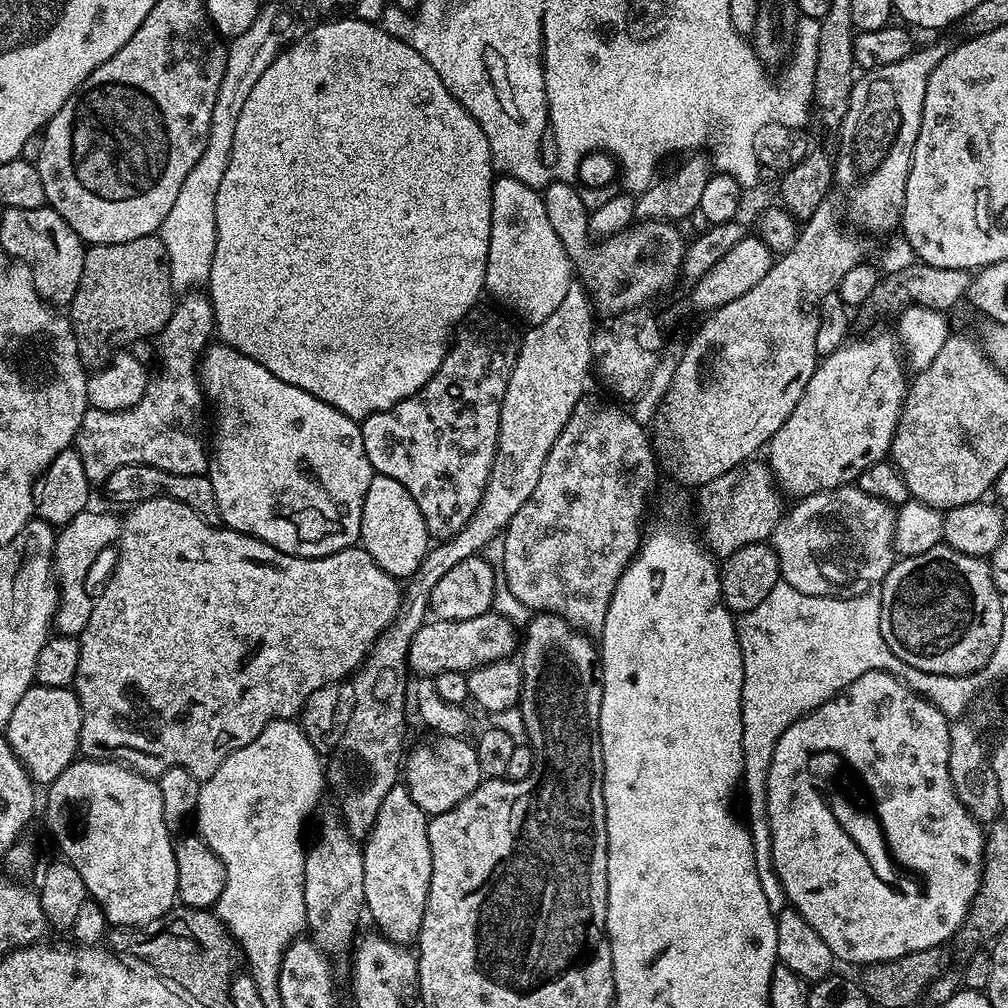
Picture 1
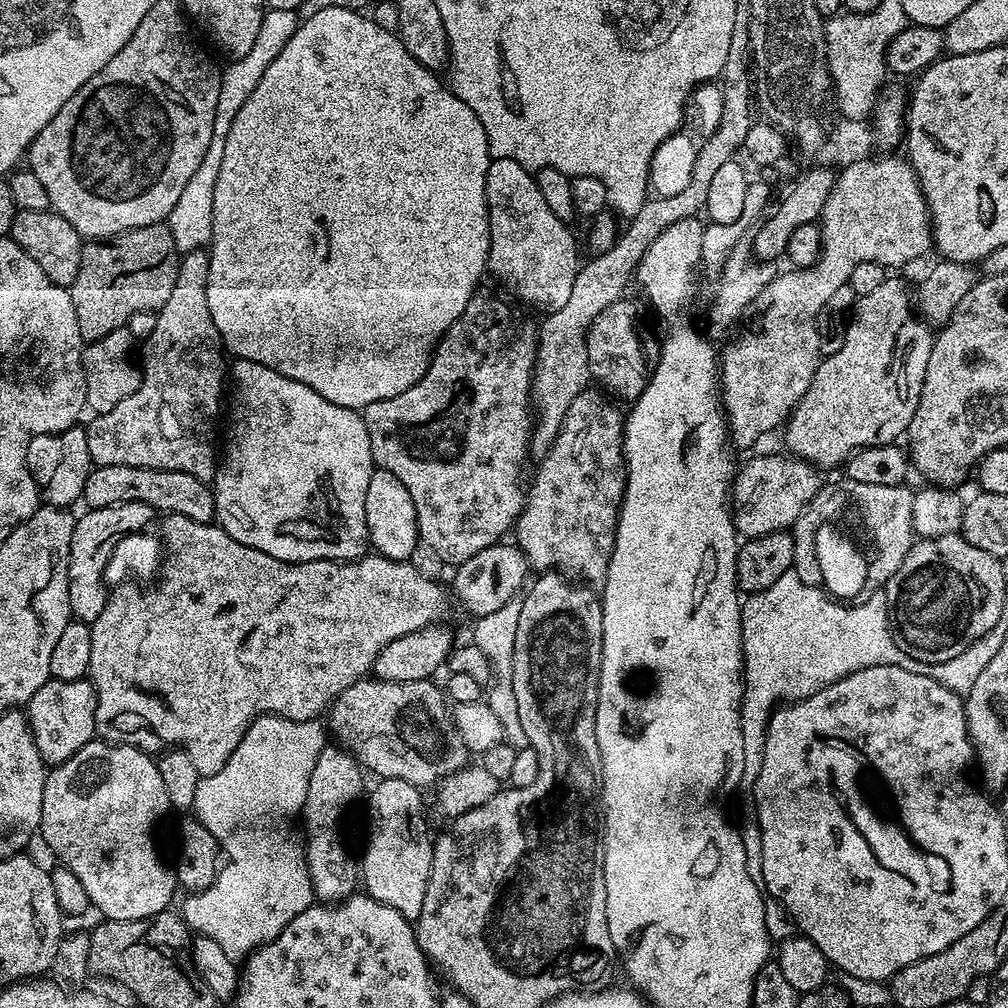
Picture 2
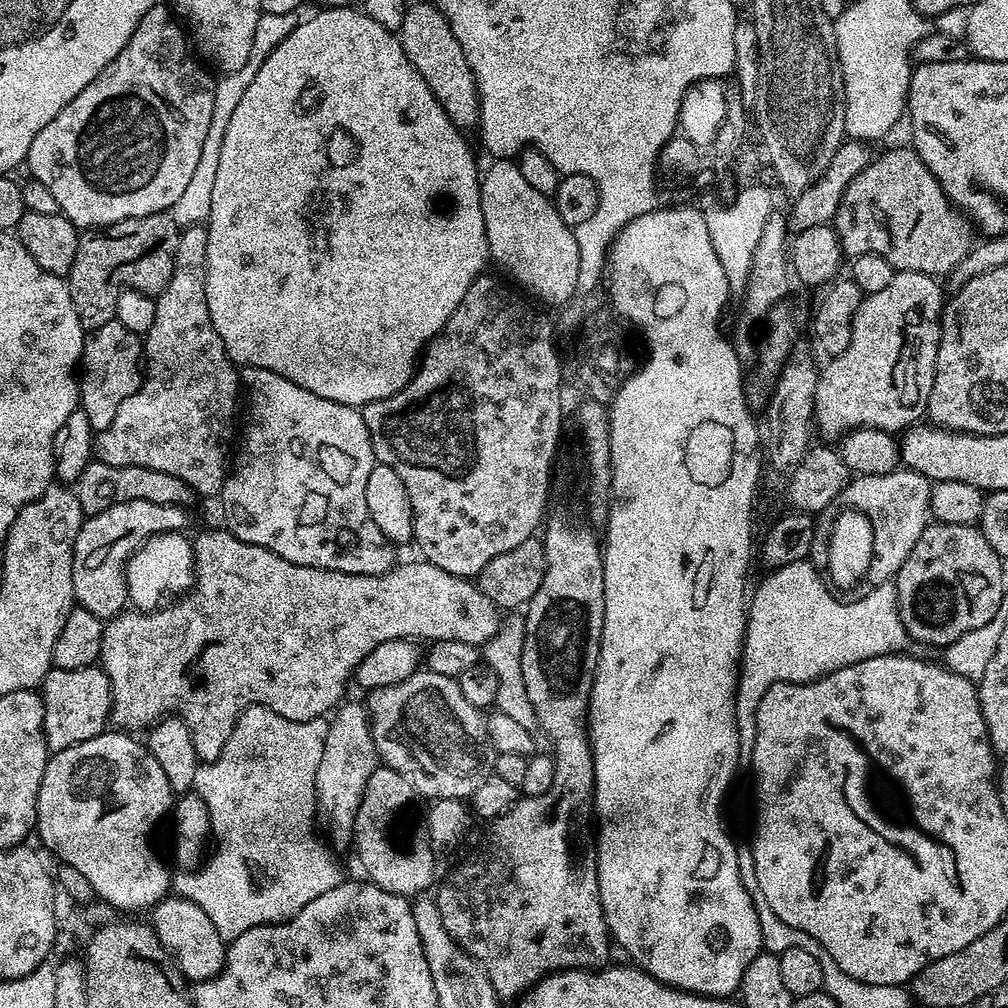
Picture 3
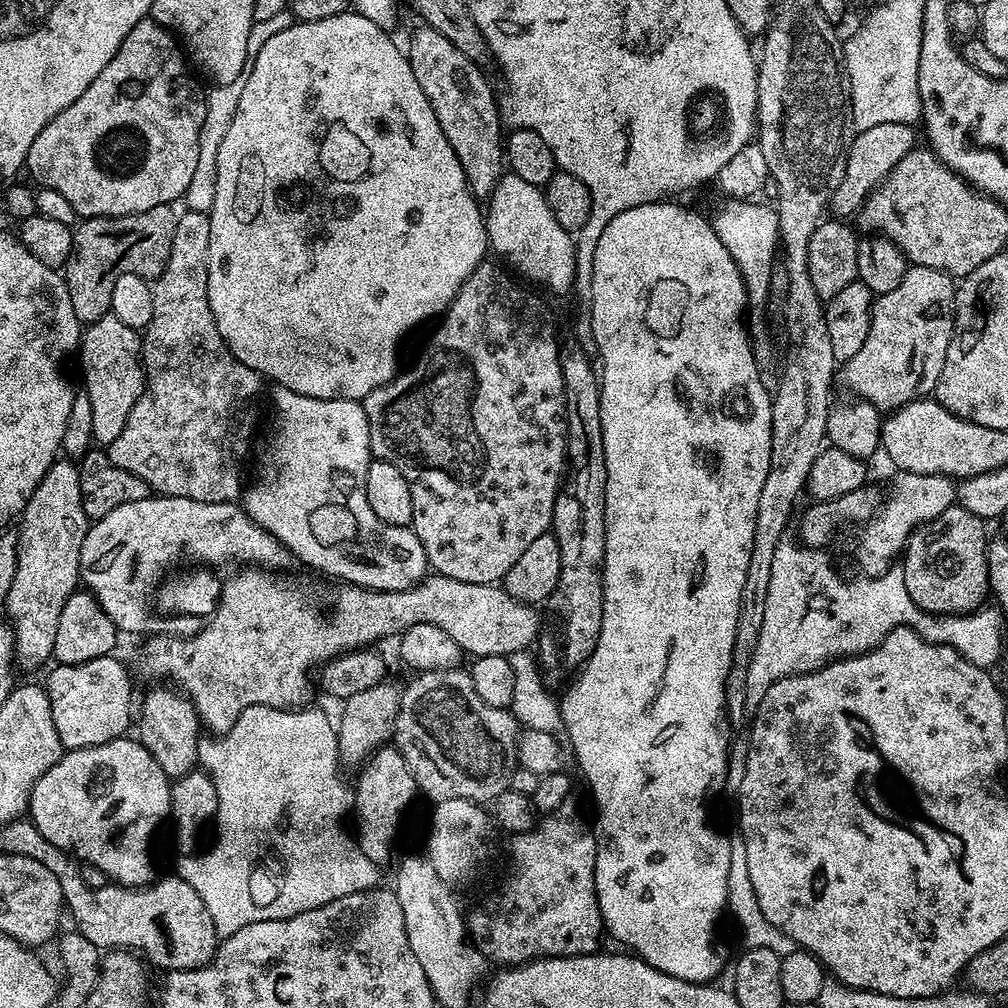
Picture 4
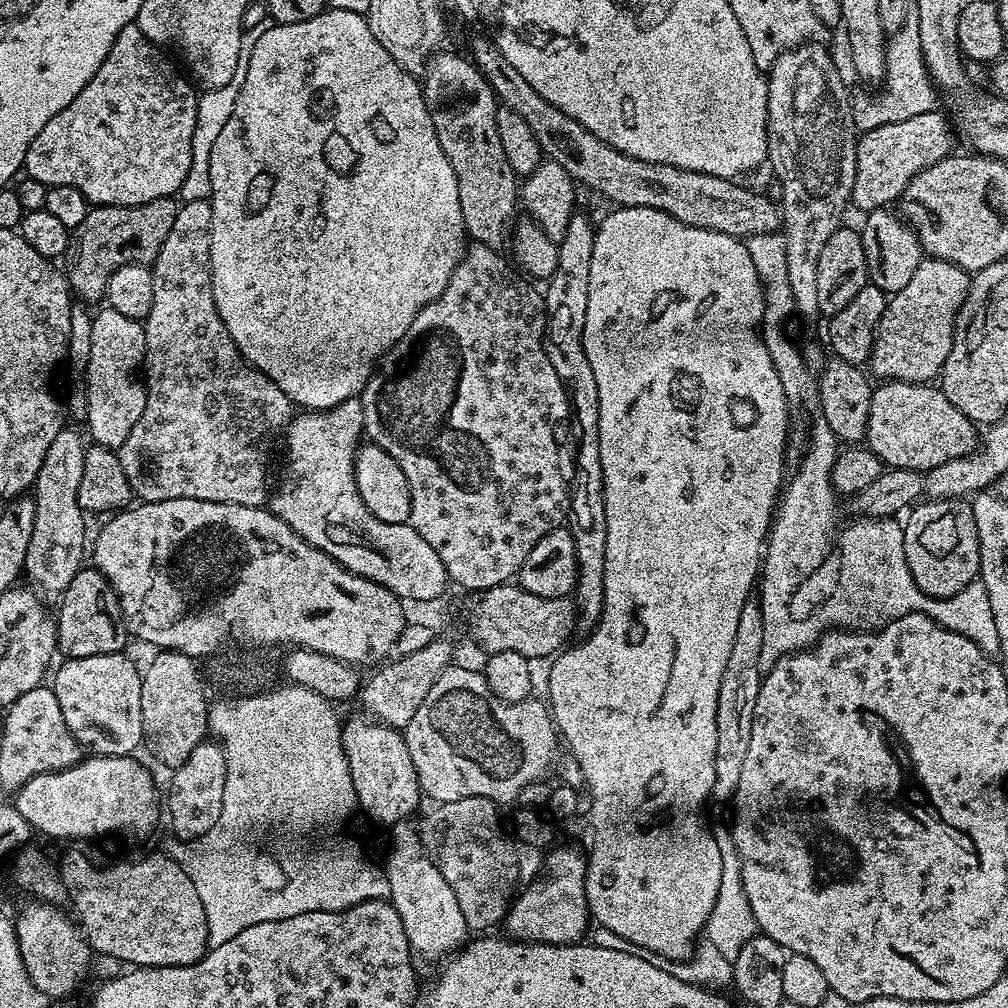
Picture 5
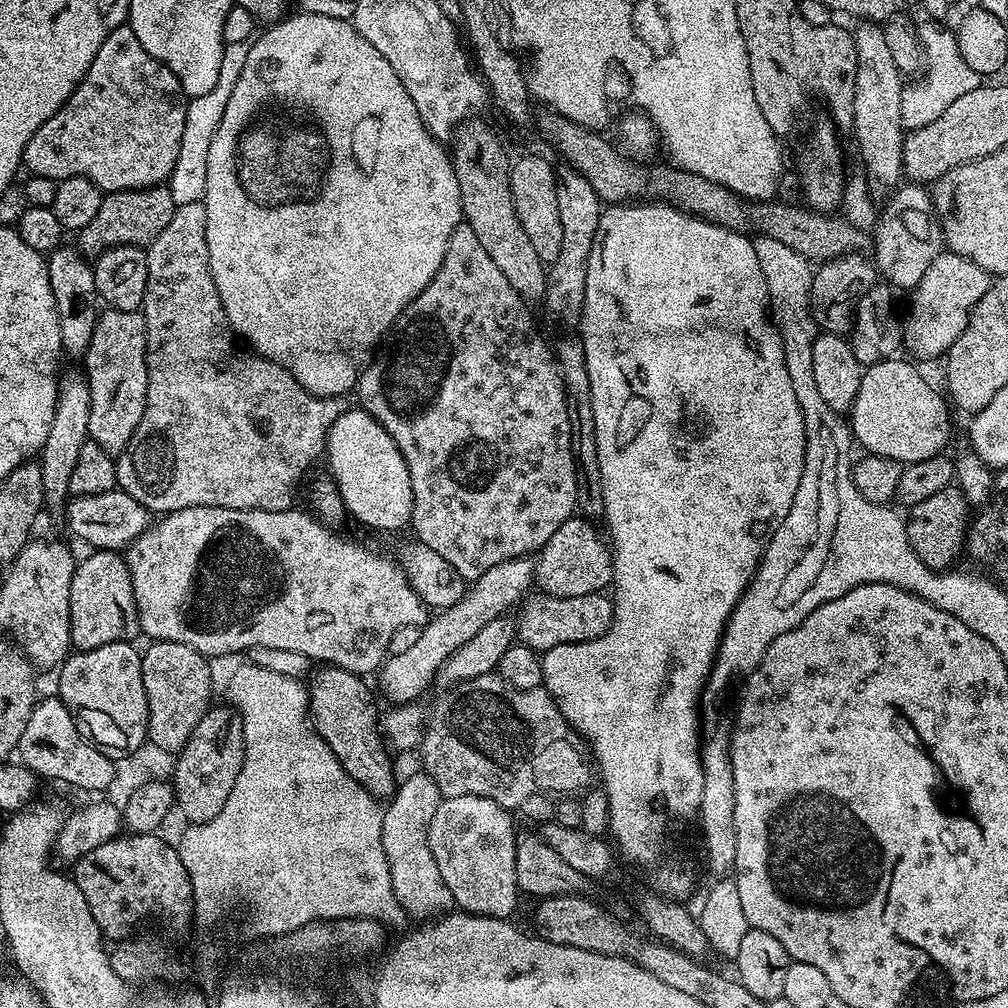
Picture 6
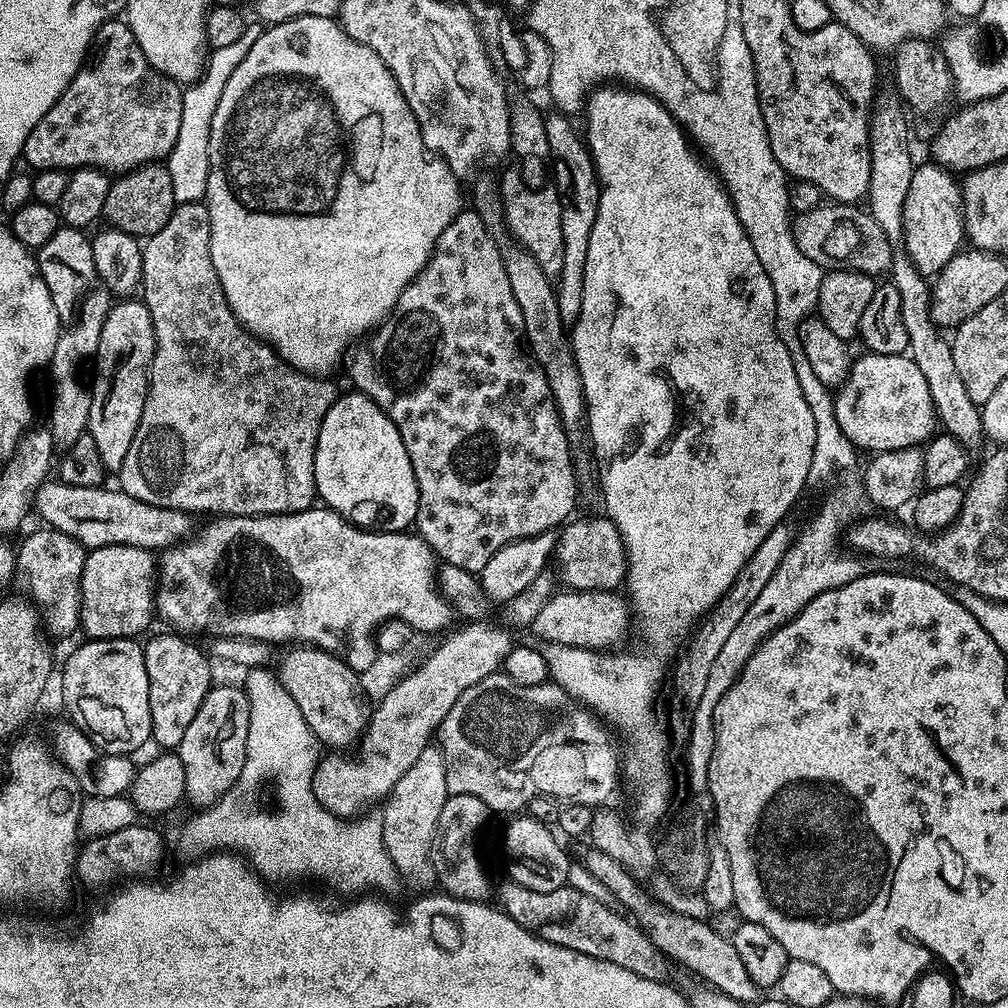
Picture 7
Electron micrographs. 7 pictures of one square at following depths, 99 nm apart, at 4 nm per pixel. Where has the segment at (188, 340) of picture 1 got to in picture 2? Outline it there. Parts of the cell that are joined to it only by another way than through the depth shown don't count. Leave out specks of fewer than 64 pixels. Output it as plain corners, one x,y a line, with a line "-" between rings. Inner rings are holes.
199,248
193,252
183,253
180,261
180,269
178,270
178,278
174,282
174,290
170,290
170,298
166,298
166,302
160,308
156,315
156,325
151,331
147,339
142,344
142,367
144,377
138,386
138,390
134,390
134,394
130,394
130,398
126,398
122,402
118,402
118,406
114,406
114,410
109,412
101,412
95,417
96,421
92,425
87,425
88,441
90,442
90,458
93,465
96,466
142,466
143,468
153,468
154,470
174,470
175,472
185,472
186,474
194,474
194,478
208,482
215,477
218,471
218,448
216,452
216,419
220,416
220,399
226,396
226,360
224,364
225,349
222,347
222,341
218,330
214,326
214,322
210,318
210,302
206,298
206,286
208,285
208,252

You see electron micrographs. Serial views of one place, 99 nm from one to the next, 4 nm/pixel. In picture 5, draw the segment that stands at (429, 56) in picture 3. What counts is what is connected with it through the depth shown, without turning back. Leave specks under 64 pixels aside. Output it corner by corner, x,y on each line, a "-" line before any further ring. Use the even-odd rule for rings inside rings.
437,51
429,59
422,73
424,101
428,104
438,142
442,142
442,150
446,158
450,158
450,166
454,166
454,174
458,178
458,202
462,202
465,233
477,244
500,250
509,239
510,229
514,224
512,215
515,214
516,208
518,212
518,177
510,162
506,162
506,154
502,150
496,121
498,101
488,79
482,75
475,63
456,52
444,51

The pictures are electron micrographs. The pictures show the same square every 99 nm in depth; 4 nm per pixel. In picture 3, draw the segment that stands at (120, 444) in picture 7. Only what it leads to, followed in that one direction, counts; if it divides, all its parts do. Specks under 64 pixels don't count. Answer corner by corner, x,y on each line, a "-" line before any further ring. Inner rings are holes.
116,319
87,333
82,367
78,372
78,404
97,433
106,430
106,426
114,422
118,406
122,406
122,402
126,402
130,394
140,389
143,360
144,346
141,337
122,326
122,322

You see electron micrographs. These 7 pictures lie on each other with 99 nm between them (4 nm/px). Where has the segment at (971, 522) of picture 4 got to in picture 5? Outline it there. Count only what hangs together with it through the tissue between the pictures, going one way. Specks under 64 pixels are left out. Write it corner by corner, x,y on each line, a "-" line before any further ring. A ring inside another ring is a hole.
935,498
925,499
923,502
917,503
911,509
908,524
903,525
904,529
904,553
906,554
906,562
910,566
910,574
914,578
914,582
918,586
918,590
922,590
928,596
937,596
938,598
946,598
958,594
958,590
962,590
966,585
971,584
980,574
980,547
978,546
978,526
974,522
974,510
971,503
967,499
957,498
955,500
938,500

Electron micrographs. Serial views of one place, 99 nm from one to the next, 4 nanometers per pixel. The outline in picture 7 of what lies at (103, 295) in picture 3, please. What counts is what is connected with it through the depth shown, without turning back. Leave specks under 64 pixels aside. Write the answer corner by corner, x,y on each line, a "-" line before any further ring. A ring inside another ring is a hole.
160,162
142,164
139,168
127,169
112,180
110,194
106,194
103,219
113,228
120,228
126,234
137,238
147,238
158,234
170,214
176,209
174,186
170,182
167,167

